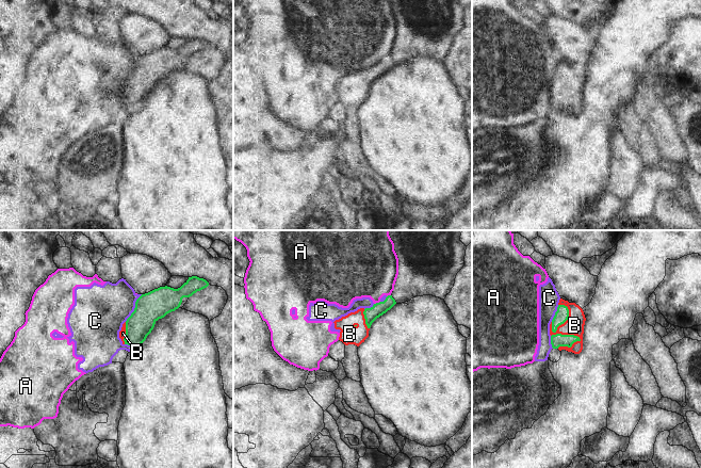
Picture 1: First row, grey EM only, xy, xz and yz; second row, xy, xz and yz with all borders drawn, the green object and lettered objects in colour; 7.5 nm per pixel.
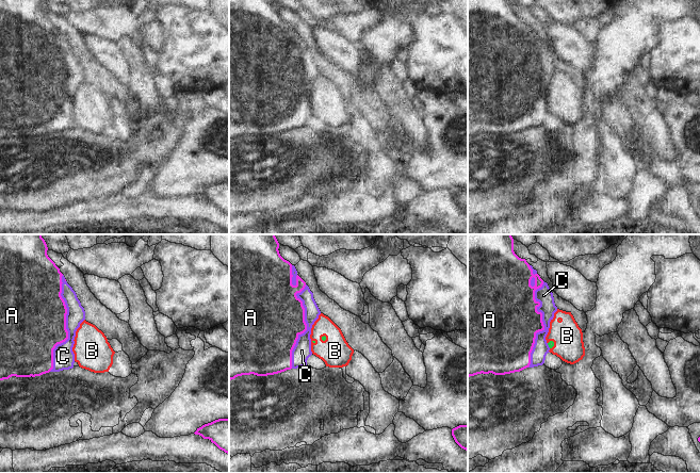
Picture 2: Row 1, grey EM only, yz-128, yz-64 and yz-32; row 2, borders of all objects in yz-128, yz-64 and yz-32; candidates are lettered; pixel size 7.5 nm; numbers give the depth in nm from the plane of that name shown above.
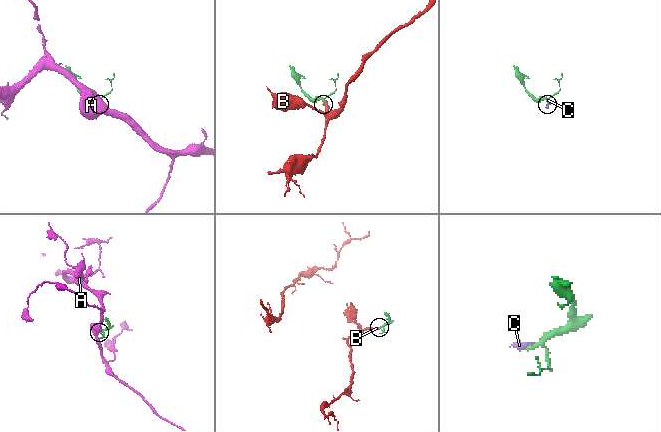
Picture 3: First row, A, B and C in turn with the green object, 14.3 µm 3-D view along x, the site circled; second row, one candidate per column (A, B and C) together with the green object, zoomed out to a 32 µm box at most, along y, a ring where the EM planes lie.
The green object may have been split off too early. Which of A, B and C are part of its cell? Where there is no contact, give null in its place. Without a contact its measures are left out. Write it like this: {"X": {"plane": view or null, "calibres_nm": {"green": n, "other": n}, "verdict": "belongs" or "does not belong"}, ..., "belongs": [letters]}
{"A": {"plane": "xz", "calibres_nm": {"green": 100, "other": 400}, "verdict": "does not belong"}, "B": {"plane": "yz", "calibres_nm": {"green": 100, "other": 140}, "verdict": "belongs"}, "C": {"plane": "xy", "calibres_nm": {"green": 220, "other": 380}, "verdict": "does not belong"}, "belongs": ["B"]}

